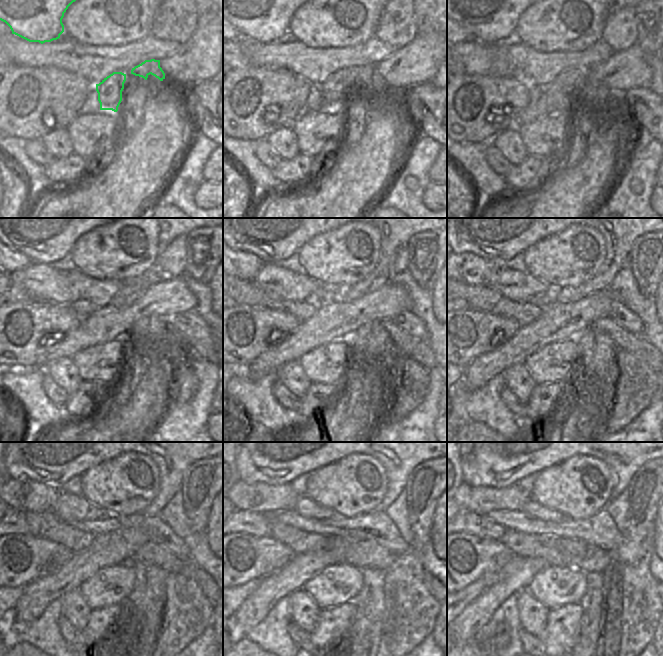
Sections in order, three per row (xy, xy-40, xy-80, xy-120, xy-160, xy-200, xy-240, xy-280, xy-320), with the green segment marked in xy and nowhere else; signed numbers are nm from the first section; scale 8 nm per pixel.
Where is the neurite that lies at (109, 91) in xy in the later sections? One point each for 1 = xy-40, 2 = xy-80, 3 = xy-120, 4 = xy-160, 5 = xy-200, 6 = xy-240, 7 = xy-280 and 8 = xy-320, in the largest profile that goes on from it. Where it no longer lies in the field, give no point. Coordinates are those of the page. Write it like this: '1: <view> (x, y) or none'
1: xy-40 (334, 90)
2: xy-80 (570, 79)
3: xy-120 (127, 295)
4: xy-160 (271, 238)
5: xy-200 (497, 238)
6: xy-240 (54, 462)
7: xy-280 (275, 462)
8: xy-320 (497, 462)

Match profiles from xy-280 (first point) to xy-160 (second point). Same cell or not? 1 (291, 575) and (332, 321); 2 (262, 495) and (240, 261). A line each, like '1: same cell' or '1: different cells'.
1: same cell
2: same cell

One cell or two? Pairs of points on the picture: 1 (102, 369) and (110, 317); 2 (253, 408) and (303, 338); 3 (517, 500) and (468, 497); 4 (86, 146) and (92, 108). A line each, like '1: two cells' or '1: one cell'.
1: two cells
2: two cells
3: one cell
4: two cells

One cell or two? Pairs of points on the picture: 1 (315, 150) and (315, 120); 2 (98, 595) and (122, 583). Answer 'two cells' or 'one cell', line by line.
1: one cell
2: one cell

